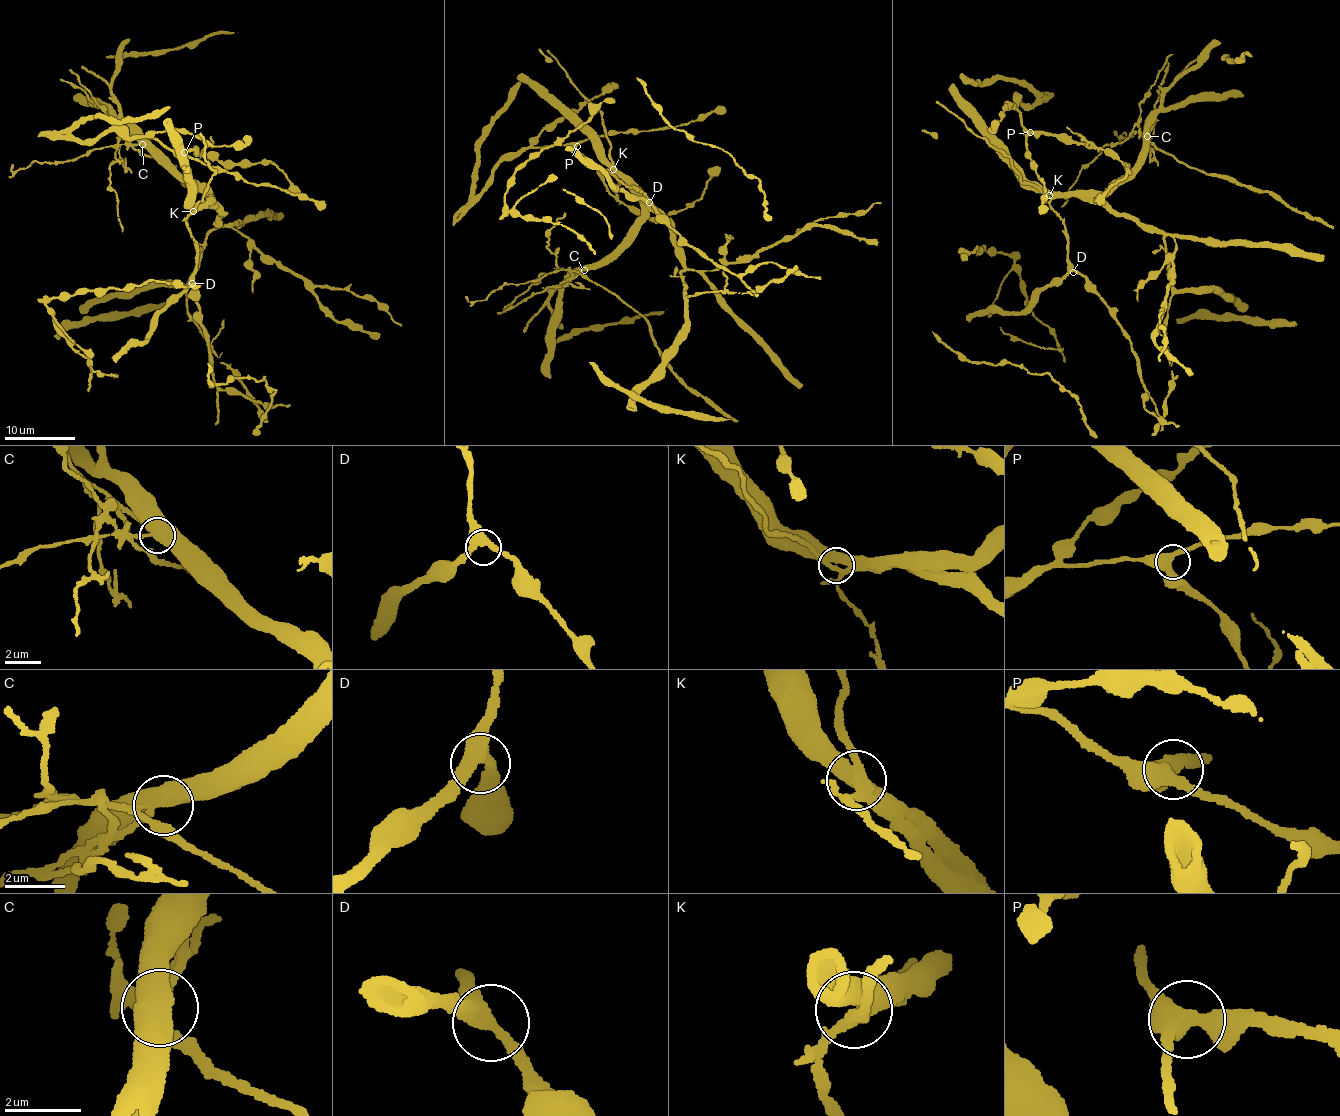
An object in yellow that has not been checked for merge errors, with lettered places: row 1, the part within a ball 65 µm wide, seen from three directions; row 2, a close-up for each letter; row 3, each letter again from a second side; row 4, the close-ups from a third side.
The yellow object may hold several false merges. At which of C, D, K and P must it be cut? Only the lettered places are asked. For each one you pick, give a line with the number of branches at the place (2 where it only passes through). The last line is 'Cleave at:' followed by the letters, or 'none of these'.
C: branches 4
K: branches 3
Cleave at: C, K

